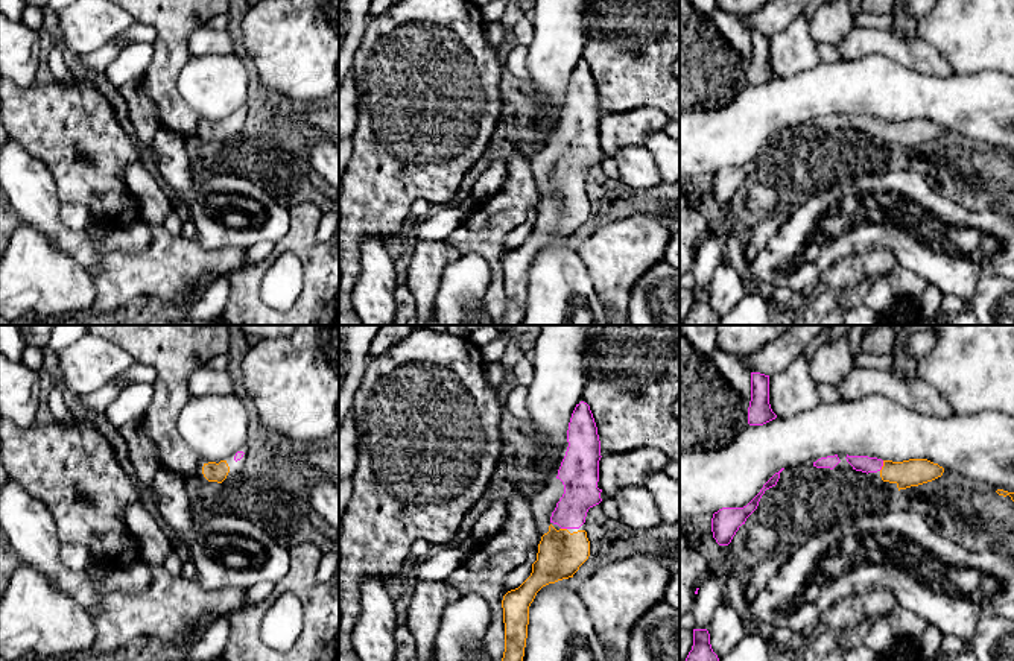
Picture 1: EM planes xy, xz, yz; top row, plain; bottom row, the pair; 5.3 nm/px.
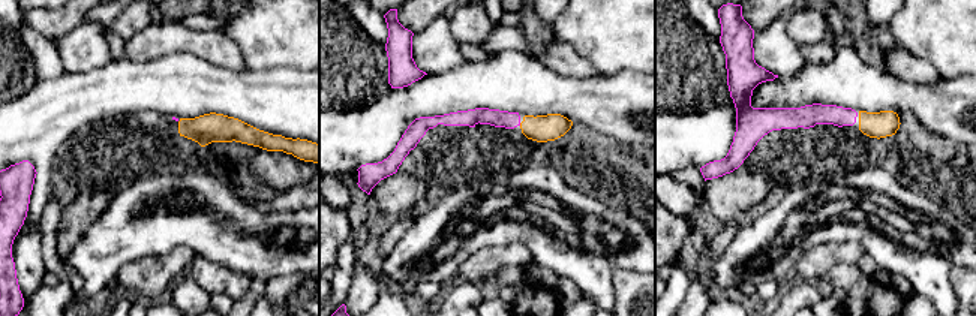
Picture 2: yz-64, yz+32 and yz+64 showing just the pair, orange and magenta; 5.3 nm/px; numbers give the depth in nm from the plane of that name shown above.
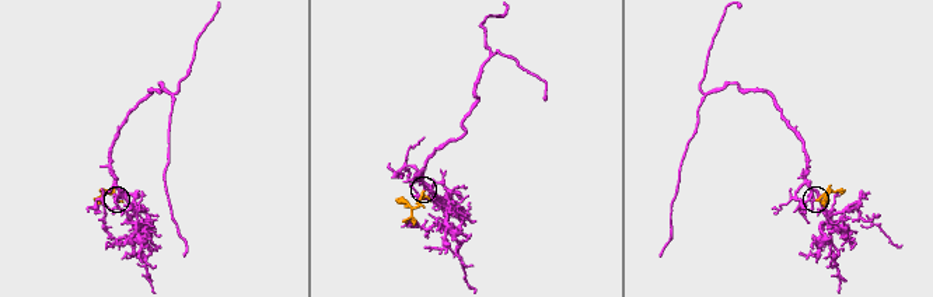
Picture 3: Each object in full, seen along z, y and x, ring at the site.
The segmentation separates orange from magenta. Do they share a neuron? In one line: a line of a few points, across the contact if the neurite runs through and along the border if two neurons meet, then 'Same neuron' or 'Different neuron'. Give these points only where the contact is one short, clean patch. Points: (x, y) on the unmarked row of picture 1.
Line: yz (909, 132), (894, 132), (884, 125), (864, 123). Same neuron

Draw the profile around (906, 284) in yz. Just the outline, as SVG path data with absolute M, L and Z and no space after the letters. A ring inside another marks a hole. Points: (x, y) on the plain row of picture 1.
M898 263L894 264L886 278L895 295L906 299L914 299L930 284L914 272L902 267Z

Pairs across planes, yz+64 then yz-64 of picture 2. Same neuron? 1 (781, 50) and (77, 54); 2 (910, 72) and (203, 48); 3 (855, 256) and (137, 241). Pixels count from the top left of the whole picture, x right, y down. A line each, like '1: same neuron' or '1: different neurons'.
1: same neuron
2: same neuron
3: different neurons

